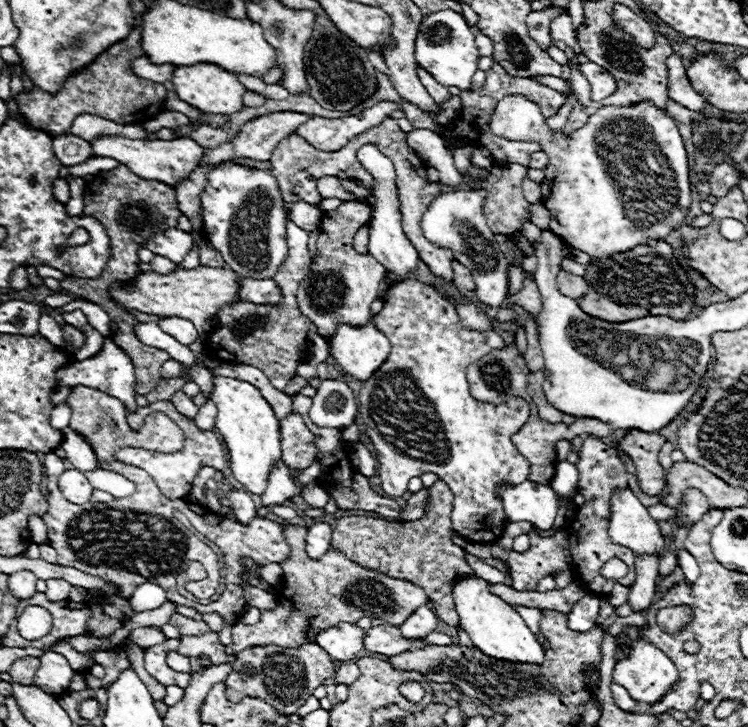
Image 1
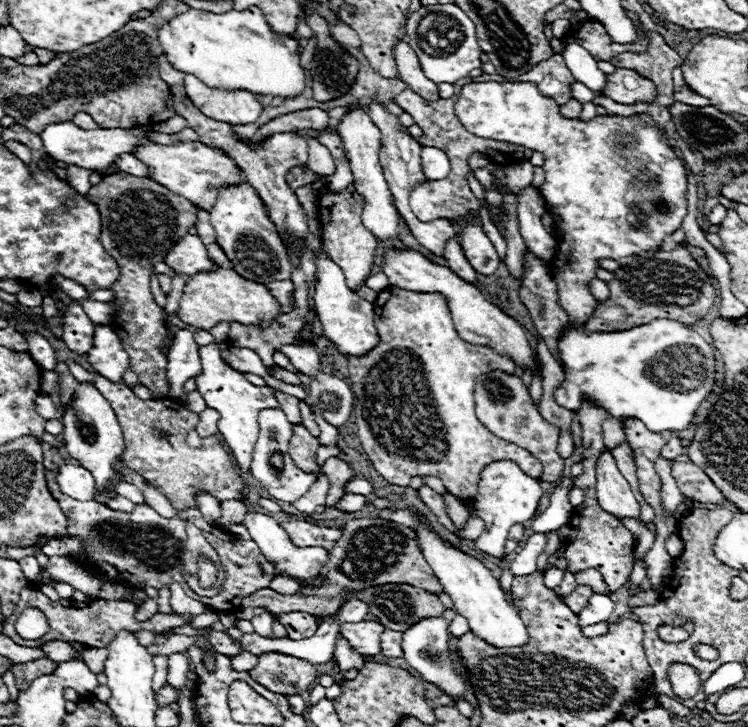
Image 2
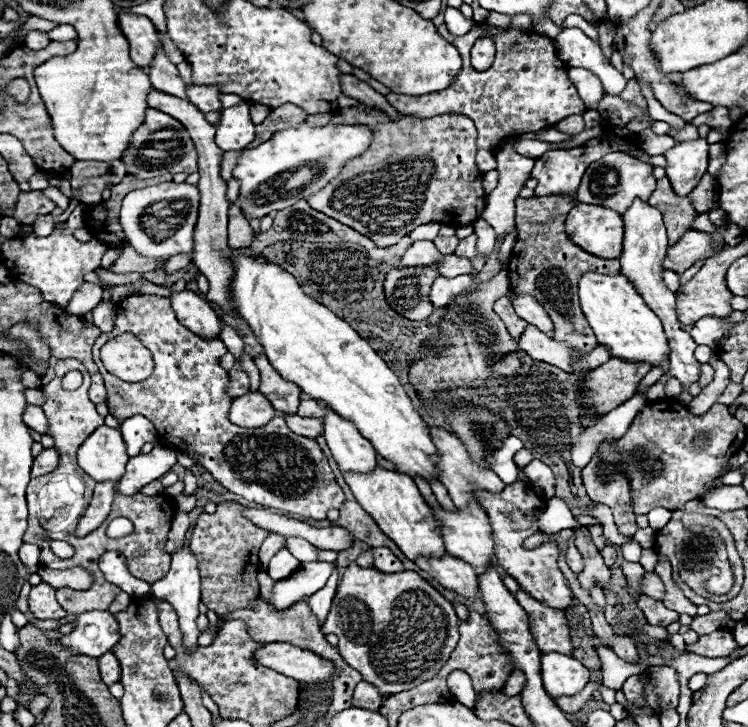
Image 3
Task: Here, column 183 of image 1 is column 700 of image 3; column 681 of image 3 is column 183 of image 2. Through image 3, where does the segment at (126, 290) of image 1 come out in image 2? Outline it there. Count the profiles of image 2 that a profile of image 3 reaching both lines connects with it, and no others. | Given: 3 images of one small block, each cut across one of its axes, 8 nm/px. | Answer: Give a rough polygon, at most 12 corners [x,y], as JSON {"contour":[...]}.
{"contour":[[232,268],[194,274],[182,322],[270,326],[280,316],[264,284]]}

